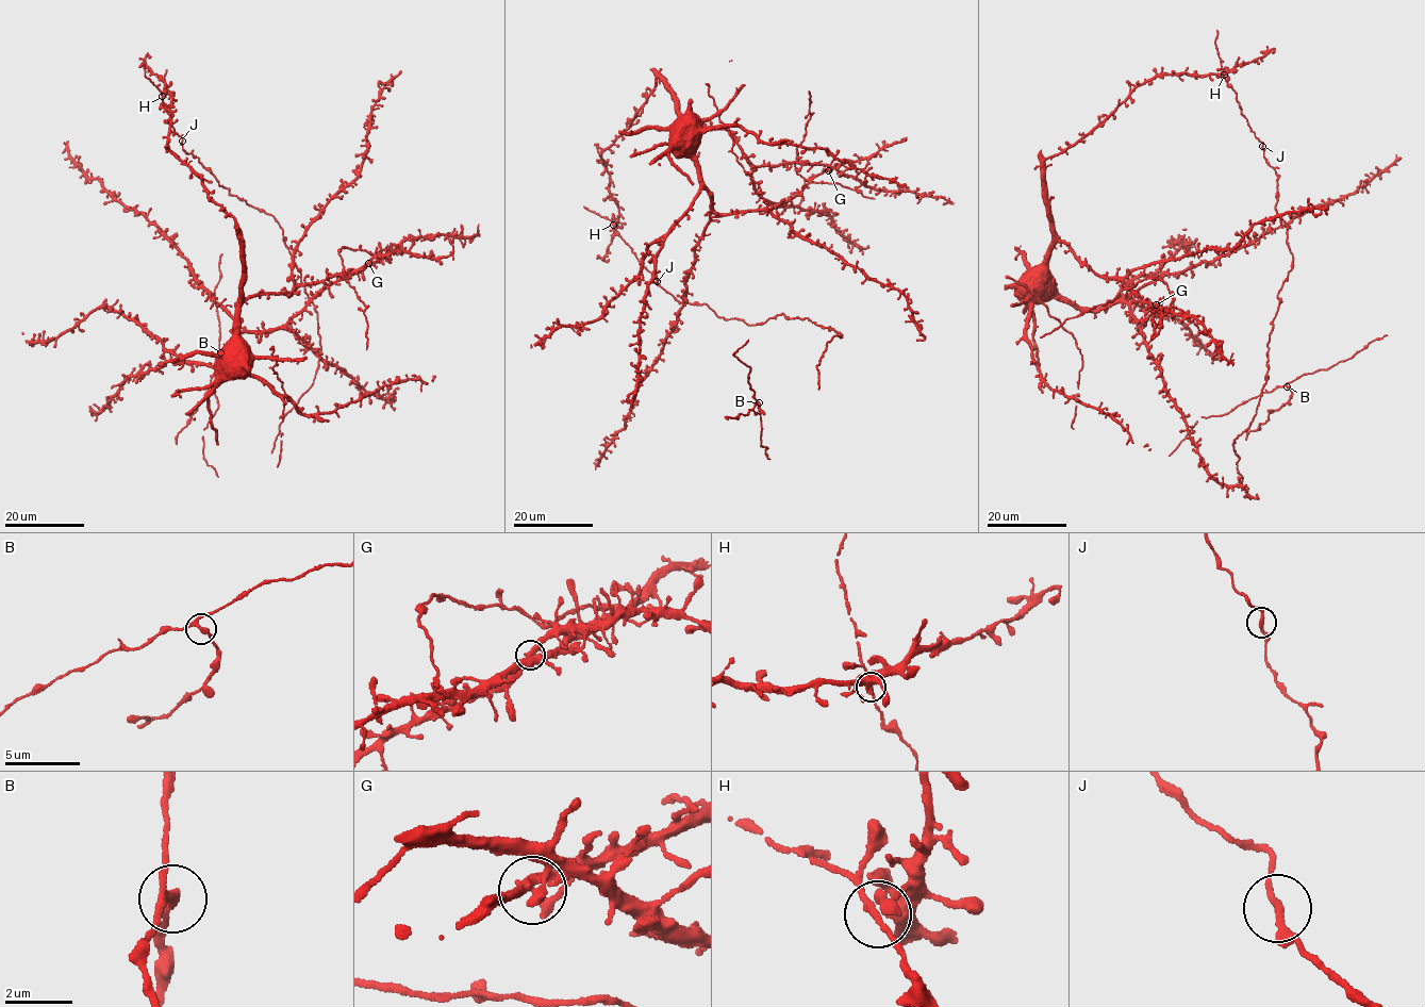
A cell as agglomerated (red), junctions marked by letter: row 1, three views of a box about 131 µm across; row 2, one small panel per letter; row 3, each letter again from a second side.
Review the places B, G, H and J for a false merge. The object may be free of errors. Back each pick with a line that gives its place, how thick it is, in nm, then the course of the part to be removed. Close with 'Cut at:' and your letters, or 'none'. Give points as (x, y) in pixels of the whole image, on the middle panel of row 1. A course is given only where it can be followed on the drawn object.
B: place (759, 402); calibre 240 nm; course (759, 402), (762, 413), (748, 410), (745, 416), (727, 418)
Cut at: B

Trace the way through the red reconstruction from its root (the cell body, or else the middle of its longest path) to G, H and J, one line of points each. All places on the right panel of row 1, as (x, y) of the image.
G: (1032, 274), (1032, 269), (1043, 262), (1048, 246), (1061, 242), (1096, 274), (1119, 279), (1142, 303), (1156, 304)
H: (1032, 274), (1051, 242), (1045, 161), (1080, 141), (1133, 88), (1154, 78), (1224, 75)
J: (1032, 274), (1051, 242), (1045, 161), (1093, 131), (1140, 85), (1161, 75), (1224, 75), (1262, 146)

